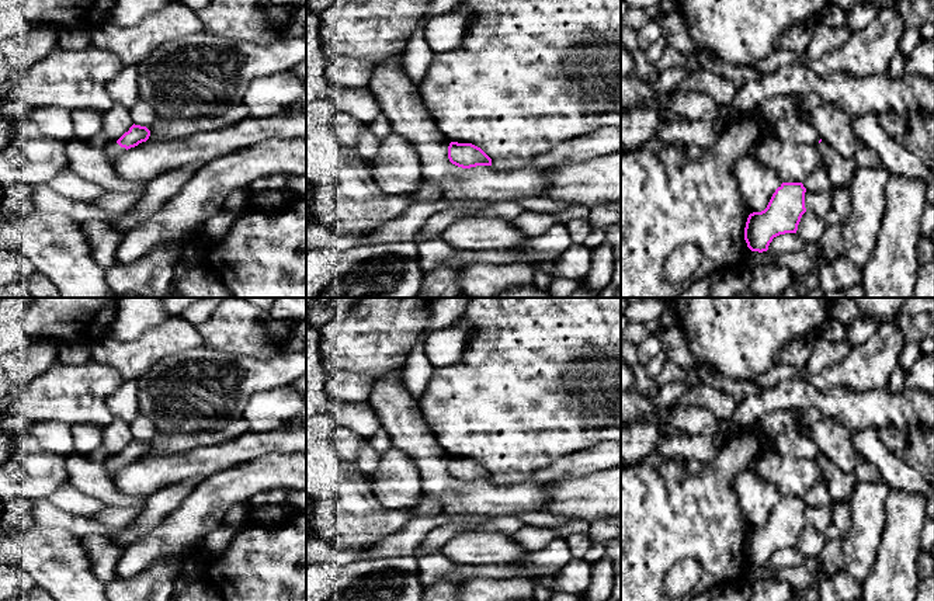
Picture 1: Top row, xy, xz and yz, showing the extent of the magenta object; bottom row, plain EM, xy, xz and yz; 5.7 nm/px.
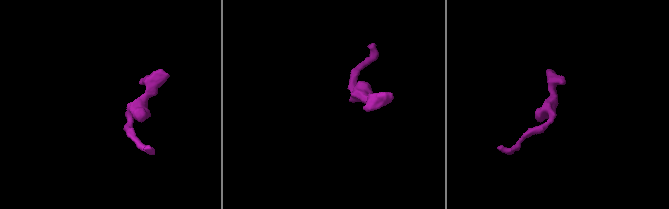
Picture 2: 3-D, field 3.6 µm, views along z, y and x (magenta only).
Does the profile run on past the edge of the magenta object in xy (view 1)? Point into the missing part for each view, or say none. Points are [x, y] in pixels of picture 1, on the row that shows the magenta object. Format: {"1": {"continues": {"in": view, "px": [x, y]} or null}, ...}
{"1": {"continues": {"in": "xy", "px": [113, 150]}}}

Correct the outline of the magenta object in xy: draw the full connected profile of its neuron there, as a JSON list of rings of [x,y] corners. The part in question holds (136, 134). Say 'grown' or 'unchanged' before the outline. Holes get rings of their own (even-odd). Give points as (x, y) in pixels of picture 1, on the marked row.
grown; [[[132,125],[117,142],[108,142],[104,146],[104,153],[108,161],[115,166],[115,161],[131,147],[146,142],[150,136],[150,131],[146,126]]]

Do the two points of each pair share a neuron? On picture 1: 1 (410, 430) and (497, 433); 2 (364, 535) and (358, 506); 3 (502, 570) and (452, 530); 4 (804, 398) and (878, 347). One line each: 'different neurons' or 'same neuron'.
1: different neurons
2: same neuron
3: different neurons
4: different neurons

